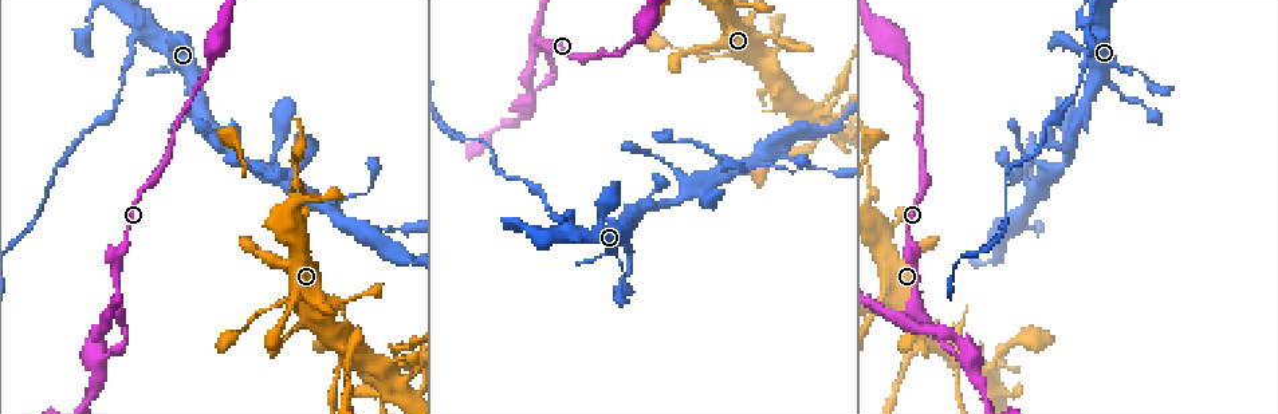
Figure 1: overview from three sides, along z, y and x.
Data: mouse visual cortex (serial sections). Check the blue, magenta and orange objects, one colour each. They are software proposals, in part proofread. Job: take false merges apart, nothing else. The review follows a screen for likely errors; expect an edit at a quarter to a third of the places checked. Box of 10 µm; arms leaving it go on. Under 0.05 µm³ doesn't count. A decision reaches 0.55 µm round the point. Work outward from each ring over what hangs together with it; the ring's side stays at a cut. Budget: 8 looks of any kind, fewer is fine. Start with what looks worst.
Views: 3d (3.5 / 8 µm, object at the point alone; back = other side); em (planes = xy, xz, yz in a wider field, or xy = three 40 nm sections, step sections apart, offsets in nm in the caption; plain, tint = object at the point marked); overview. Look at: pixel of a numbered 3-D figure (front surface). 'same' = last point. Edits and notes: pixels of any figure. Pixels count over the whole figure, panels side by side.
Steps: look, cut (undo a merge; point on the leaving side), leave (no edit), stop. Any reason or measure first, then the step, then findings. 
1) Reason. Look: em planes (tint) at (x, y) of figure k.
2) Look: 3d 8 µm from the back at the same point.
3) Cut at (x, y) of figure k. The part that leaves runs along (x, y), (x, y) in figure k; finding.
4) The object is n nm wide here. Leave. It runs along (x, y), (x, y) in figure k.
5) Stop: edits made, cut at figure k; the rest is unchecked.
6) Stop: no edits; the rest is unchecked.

Sharp bend. Look: 3d 3.5 µm at (961, 355) of figure 1.

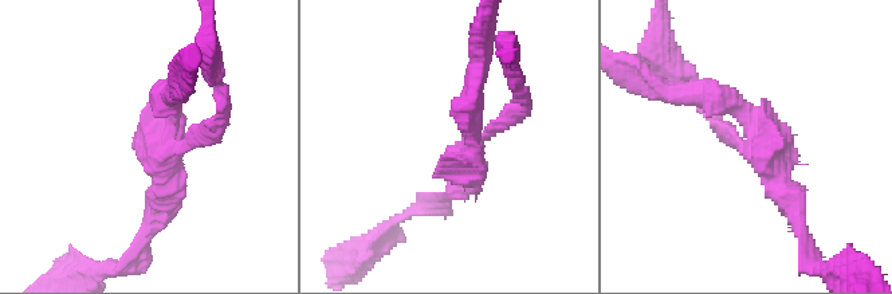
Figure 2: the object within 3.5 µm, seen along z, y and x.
3 arms meet here; the arms are 150, 300, 350 nm wide. Look: em planes (tint) at (757, 146) of figure 2.

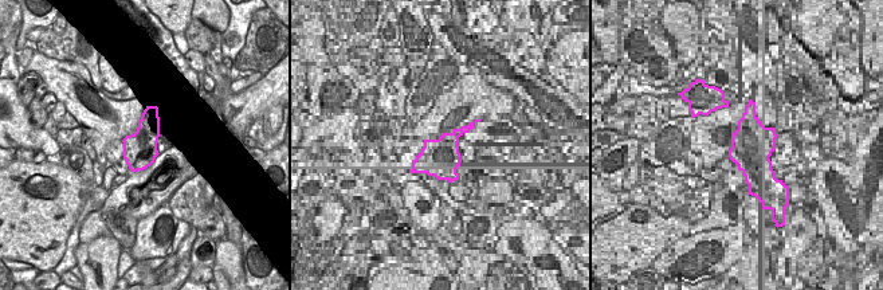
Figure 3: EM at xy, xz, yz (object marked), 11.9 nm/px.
Cut it another way. Look: em xy step 1 (tint) at the same point.

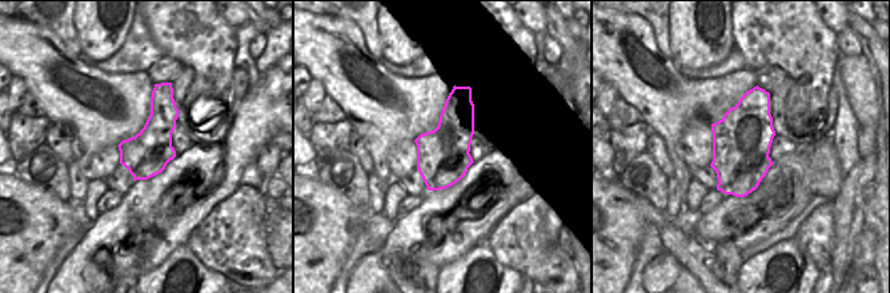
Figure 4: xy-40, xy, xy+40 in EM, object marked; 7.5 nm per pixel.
The object is 400 nm wide here. Cut at (470, 126) of figure 2. The part that leaves runs along (470, 149), (479, 63) in figure 2; a second cell is stuck on.

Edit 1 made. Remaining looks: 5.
Look: overview.

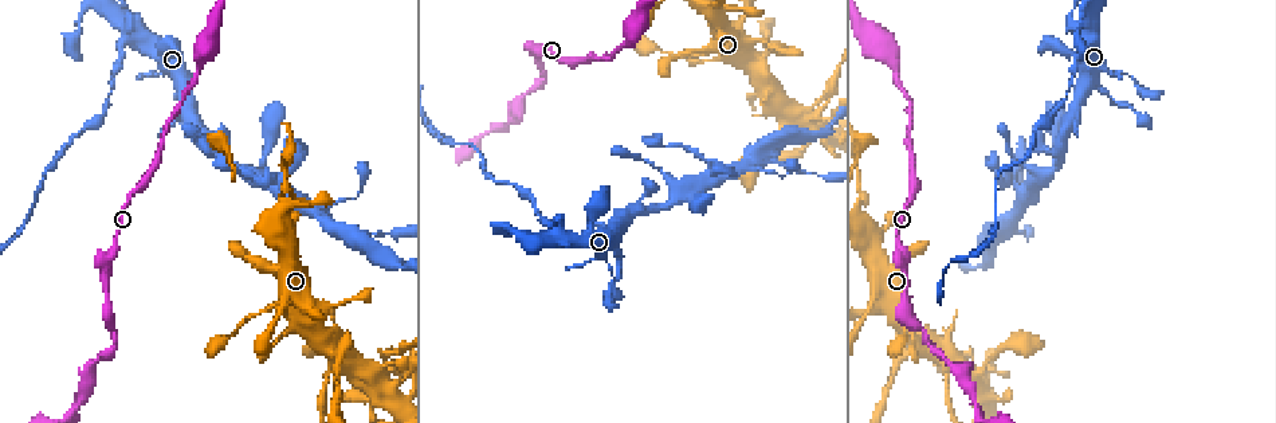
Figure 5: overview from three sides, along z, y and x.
Branch point. Look: 3d 3.5 µm at (1061, 147) of figure 5.

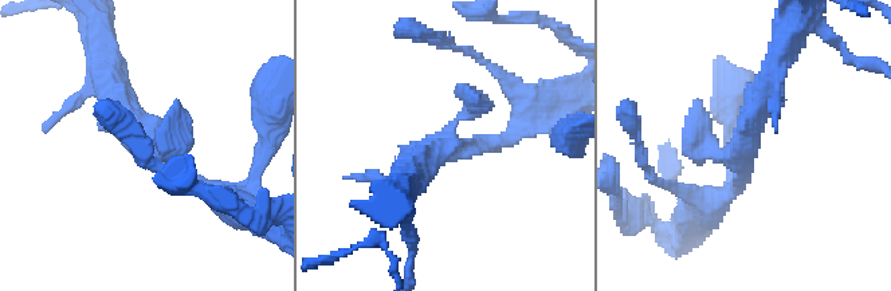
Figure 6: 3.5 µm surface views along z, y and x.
Look: em planes (tint) at (447, 148) of figure 6.

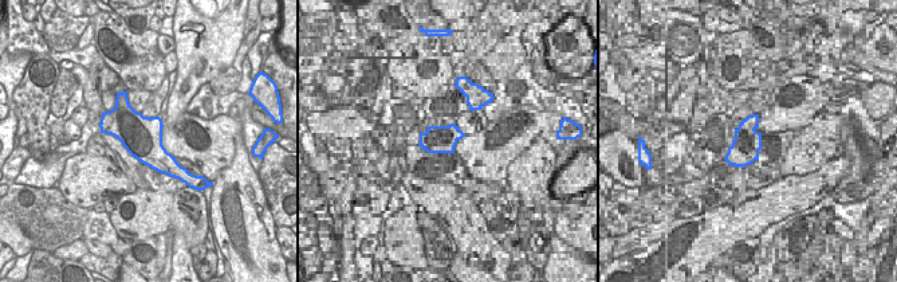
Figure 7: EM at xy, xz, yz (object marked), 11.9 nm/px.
Cut it another way. Look: em xy step 2 (tint) at the same point.

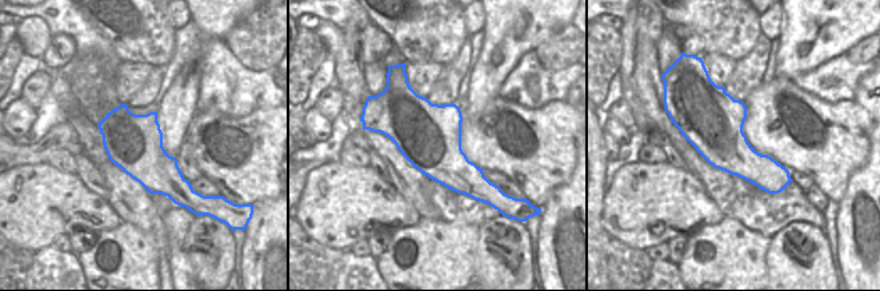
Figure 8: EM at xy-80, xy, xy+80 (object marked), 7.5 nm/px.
Leave. All the same cell.

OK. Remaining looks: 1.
Stop: edits made, cut at figure 2; the rest is unchecked.

